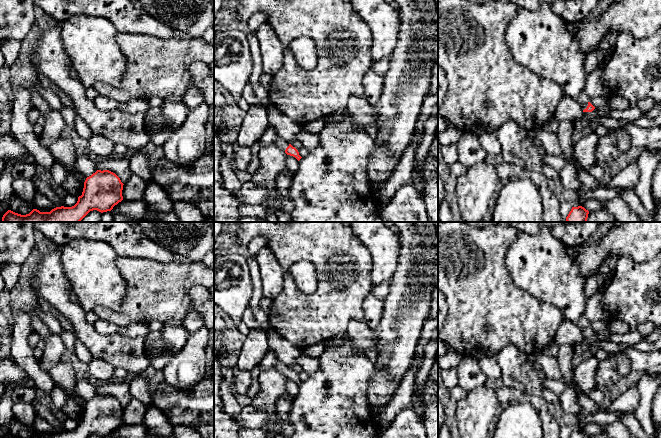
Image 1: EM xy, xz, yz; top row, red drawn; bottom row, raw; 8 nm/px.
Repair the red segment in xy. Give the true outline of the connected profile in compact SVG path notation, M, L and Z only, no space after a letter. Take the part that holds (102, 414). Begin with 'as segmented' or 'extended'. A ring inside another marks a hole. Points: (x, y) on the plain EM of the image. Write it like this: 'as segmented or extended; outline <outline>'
as segmented; outline M97 394L84 406L82 419L72 431L56 431L50 436L33 433L29 438L88 438L97 434L101 437L111 435L123 424L123 407L109 394Z

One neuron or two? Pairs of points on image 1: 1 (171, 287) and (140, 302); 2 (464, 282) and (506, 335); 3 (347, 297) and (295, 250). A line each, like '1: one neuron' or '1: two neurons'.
1: one neuron
2: one neuron
3: one neuron

